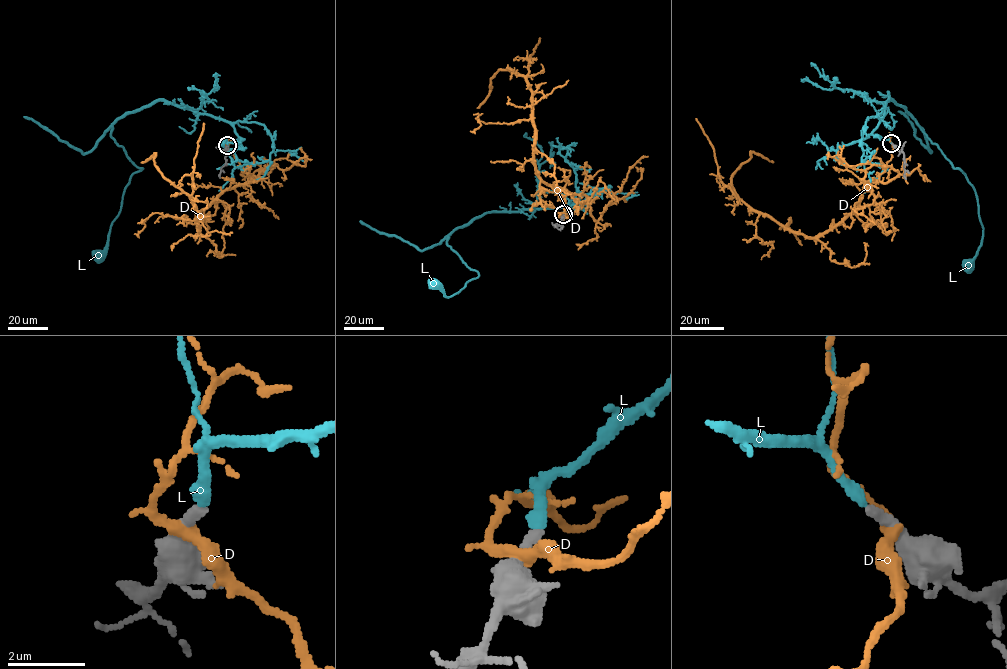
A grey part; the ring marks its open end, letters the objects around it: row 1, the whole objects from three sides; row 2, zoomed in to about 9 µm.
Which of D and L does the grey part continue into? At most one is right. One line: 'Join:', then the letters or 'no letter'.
Join: L

